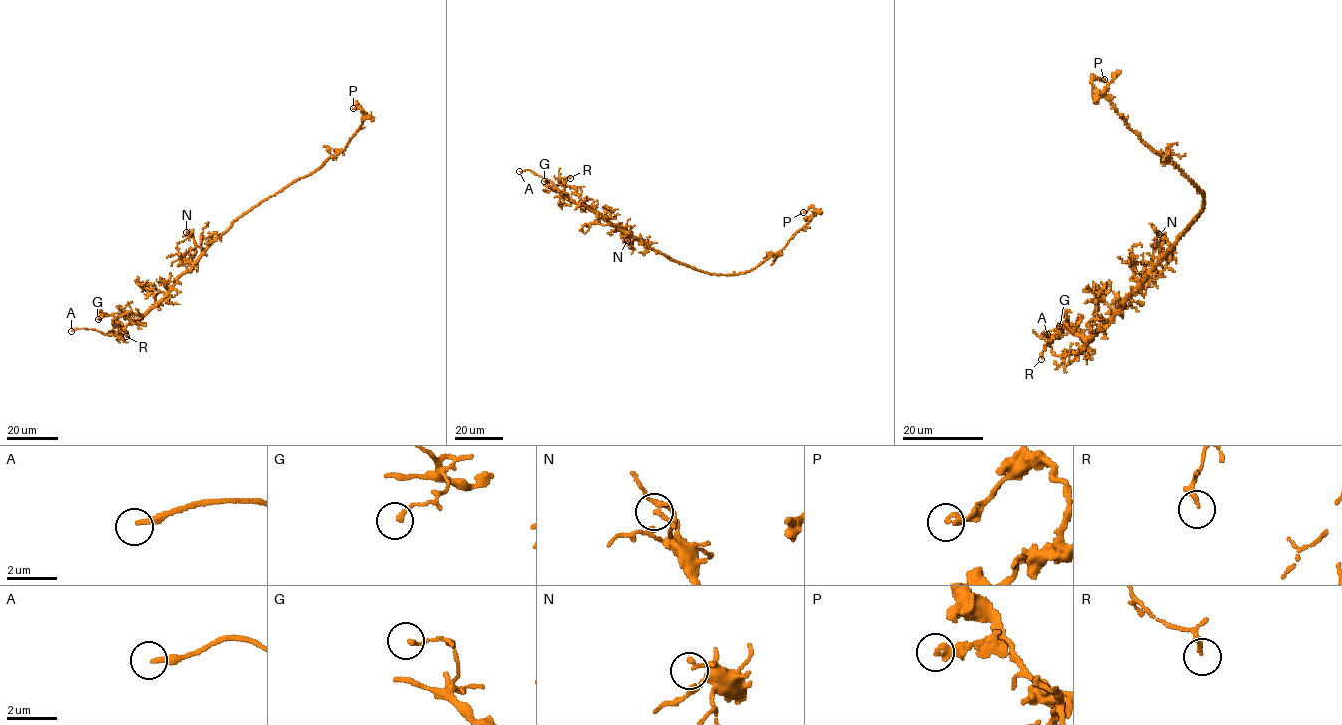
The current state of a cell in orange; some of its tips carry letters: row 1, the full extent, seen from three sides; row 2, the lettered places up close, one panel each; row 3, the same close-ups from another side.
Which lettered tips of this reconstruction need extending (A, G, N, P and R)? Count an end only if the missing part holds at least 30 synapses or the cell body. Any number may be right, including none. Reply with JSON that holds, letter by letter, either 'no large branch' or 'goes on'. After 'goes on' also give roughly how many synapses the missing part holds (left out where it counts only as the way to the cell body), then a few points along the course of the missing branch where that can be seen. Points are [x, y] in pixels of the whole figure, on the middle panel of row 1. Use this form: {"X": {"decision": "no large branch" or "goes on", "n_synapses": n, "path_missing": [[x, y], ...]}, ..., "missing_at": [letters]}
{"A": {"decision": "goes on"}, "G": {"decision": "no large branch"}, "N": {"decision": "no large branch"}, "P": {"decision": "no large branch"}, "R": {"decision": "no large branch"}, "missing_at": ["A"]}

